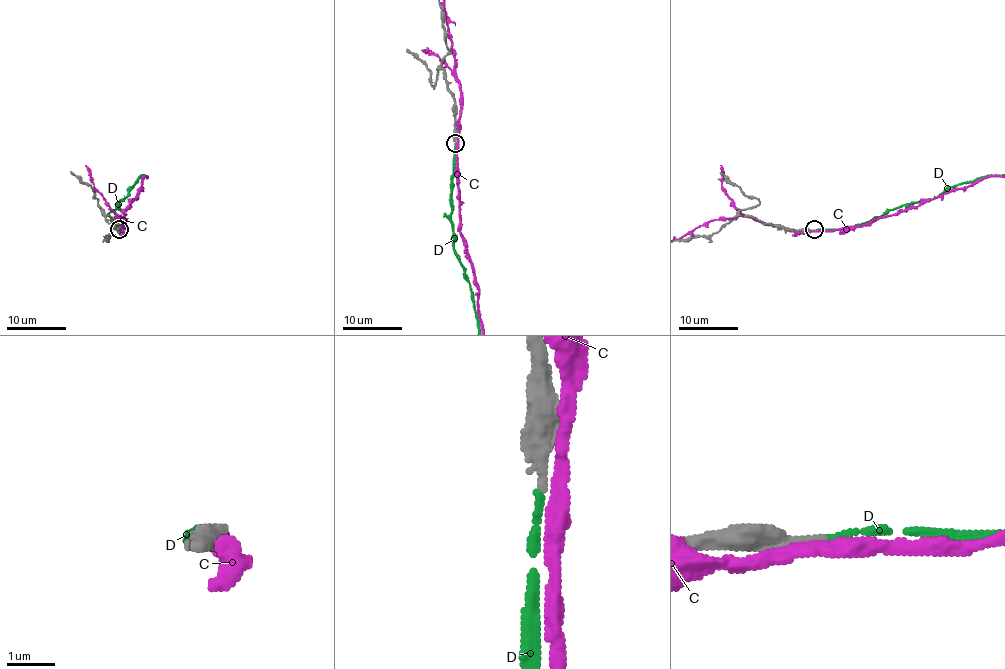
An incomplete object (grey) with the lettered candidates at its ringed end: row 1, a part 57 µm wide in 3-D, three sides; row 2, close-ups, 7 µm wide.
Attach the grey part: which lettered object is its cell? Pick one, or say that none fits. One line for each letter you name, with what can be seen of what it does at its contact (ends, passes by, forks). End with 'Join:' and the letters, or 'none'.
D: it ends
Join: D

